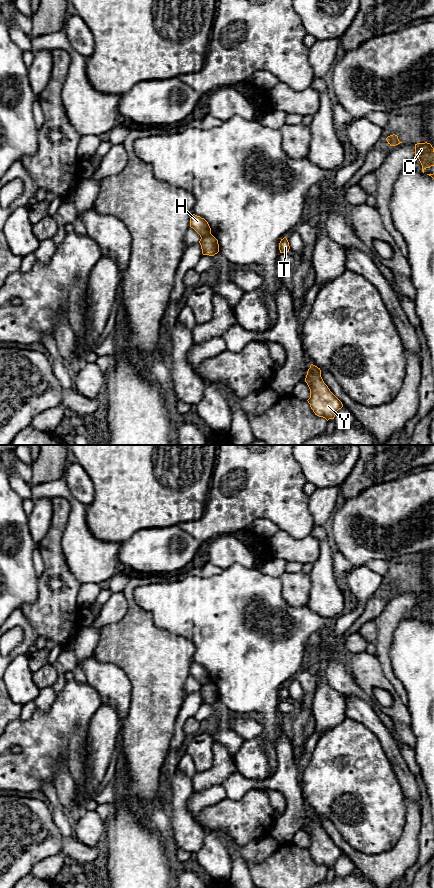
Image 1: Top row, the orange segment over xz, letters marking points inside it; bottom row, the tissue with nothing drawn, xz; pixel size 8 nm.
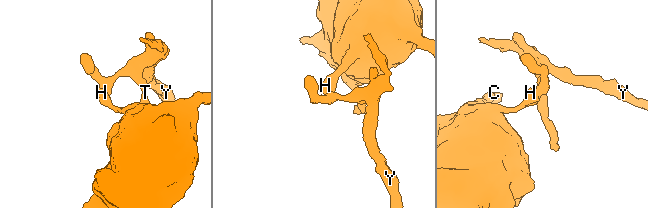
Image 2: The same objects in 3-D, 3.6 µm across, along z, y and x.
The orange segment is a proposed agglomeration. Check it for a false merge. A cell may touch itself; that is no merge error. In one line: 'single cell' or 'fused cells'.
fused cells

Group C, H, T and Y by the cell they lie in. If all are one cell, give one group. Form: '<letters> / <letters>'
C H / T Y

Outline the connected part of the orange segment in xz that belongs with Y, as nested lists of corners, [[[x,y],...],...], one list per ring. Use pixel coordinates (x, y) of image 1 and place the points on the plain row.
[[[311,812],[305,830],[310,837],[310,846],[307,849],[315,863],[323,865],[327,869],[334,867],[343,852],[324,831],[320,816]]]

